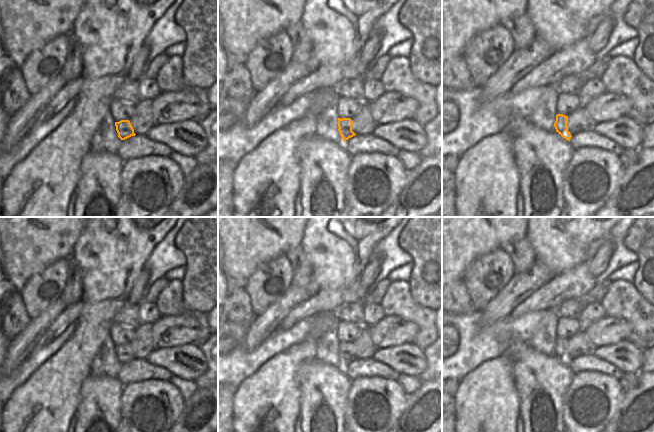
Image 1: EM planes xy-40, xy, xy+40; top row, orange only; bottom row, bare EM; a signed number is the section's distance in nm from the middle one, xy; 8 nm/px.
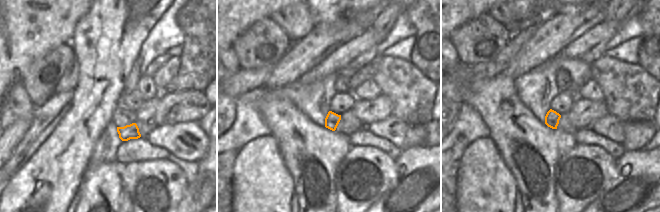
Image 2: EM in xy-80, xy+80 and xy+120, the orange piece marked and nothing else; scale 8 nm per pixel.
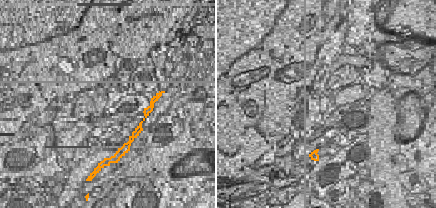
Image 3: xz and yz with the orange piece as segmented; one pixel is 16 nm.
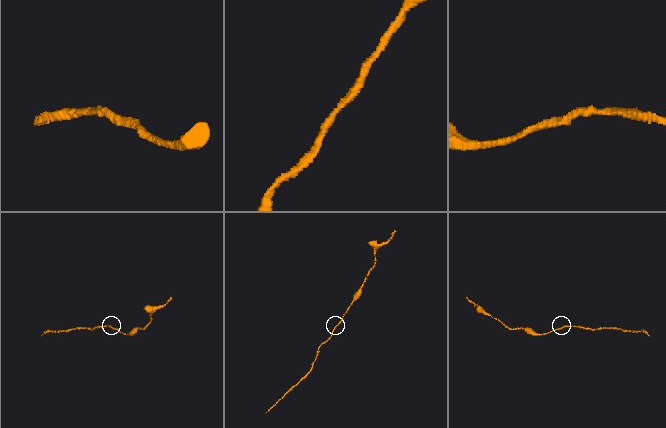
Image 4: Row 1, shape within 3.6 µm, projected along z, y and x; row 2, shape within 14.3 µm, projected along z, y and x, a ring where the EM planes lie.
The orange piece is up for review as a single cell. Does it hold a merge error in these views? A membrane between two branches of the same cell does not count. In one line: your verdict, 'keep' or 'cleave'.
keep

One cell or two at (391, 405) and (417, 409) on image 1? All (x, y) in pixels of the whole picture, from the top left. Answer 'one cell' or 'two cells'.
two cells

